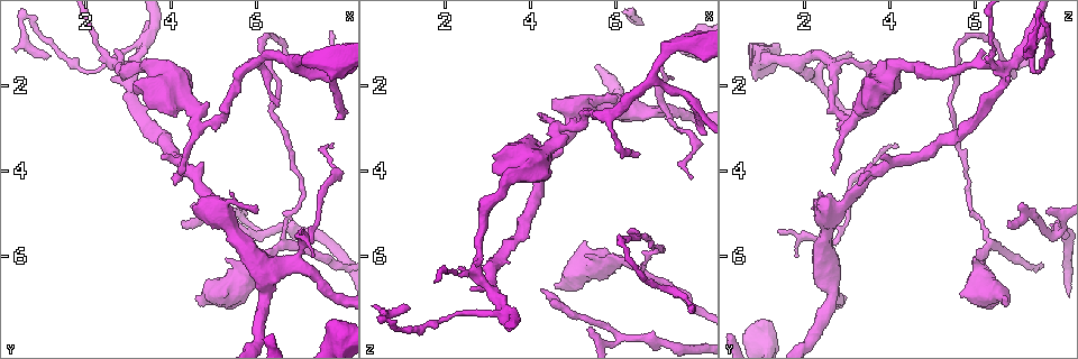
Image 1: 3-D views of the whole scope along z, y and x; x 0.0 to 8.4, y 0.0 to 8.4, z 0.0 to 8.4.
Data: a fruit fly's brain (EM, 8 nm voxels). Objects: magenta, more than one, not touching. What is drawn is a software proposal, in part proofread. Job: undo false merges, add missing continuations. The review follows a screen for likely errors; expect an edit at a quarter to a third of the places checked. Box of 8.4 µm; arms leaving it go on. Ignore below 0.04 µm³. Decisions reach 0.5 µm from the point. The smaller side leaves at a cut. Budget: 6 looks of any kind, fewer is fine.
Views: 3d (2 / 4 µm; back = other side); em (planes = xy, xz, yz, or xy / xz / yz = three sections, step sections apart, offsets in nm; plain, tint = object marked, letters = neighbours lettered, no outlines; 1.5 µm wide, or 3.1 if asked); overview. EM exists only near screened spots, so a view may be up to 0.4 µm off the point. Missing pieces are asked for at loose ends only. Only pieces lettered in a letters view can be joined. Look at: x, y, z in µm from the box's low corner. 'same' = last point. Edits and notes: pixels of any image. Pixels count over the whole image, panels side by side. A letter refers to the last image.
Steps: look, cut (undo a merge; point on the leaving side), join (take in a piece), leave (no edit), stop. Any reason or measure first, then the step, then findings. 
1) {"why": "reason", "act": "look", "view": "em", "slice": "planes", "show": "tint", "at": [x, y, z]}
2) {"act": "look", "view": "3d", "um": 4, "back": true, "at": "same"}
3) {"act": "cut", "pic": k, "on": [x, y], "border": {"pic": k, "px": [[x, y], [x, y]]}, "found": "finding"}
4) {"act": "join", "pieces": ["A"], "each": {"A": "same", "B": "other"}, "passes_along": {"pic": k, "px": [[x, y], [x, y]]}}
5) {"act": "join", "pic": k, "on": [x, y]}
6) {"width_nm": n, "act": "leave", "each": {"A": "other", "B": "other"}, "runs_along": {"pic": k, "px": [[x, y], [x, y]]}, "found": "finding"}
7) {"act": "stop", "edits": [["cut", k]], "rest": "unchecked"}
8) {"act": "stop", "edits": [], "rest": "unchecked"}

{"why": "an open end", "act": "look", "view": "3d", "um": 2, "at": [7.05, 5.30, 1.40]}

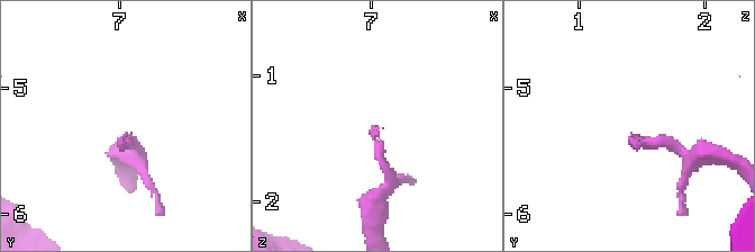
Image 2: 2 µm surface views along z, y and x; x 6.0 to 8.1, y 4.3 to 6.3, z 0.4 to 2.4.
{"why": "shape alone is not enough", "act": "look", "view": "em", "slice": "planes", "show": "plain", "at": [7.04, 5.34, 1.40]}

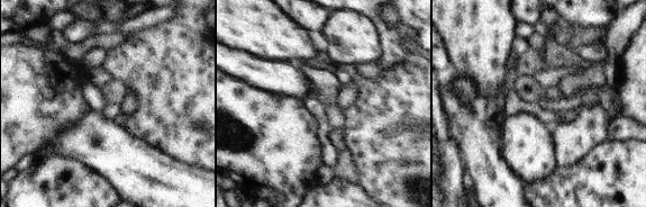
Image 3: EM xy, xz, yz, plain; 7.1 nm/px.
{"act": "look", "view": "em", "slice": "planes", "show": "letters", "at": "same"}

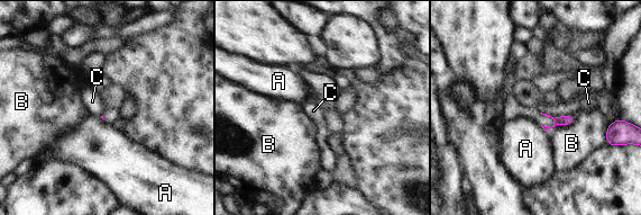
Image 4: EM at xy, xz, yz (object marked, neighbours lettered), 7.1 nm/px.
{"longest_contact_nm": ["C", 240], "act": "leave", "each": {"A": "other", "B": "other", "C": "other"}, "border": {"pic": 4, "px": [[540, 112], [553, 117], [573, 114]]}, "found": "none of them fits"}

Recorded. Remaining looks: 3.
{"why": "an open end", "act": "look", "view": "em", "slice": "planes", "show": "tint", "at": [4.60, 6.95, 6.65]}

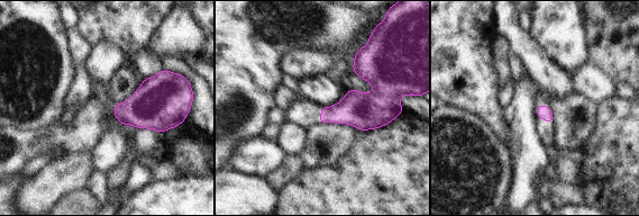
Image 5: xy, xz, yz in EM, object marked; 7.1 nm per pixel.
{"why": "what lies round it", "act": "look", "view": "em", "slice": "planes", "show": "letters", "at": "same"}

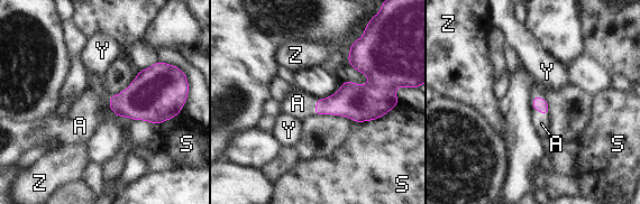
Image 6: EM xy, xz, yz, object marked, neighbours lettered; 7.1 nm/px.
{"act": "join", "pieces": ["A"], "each": {"A": "same", "S": "other", "Y": "other", "Z": "other"}, "passes_along": {"pic": 6, "px": [[538, 103], [541, 113], [541, 123]]}, "found": "the neuron continues"}

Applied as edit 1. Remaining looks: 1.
{"act": "stop", "edits": [["join", 6]], "rest": "unchecked"}

